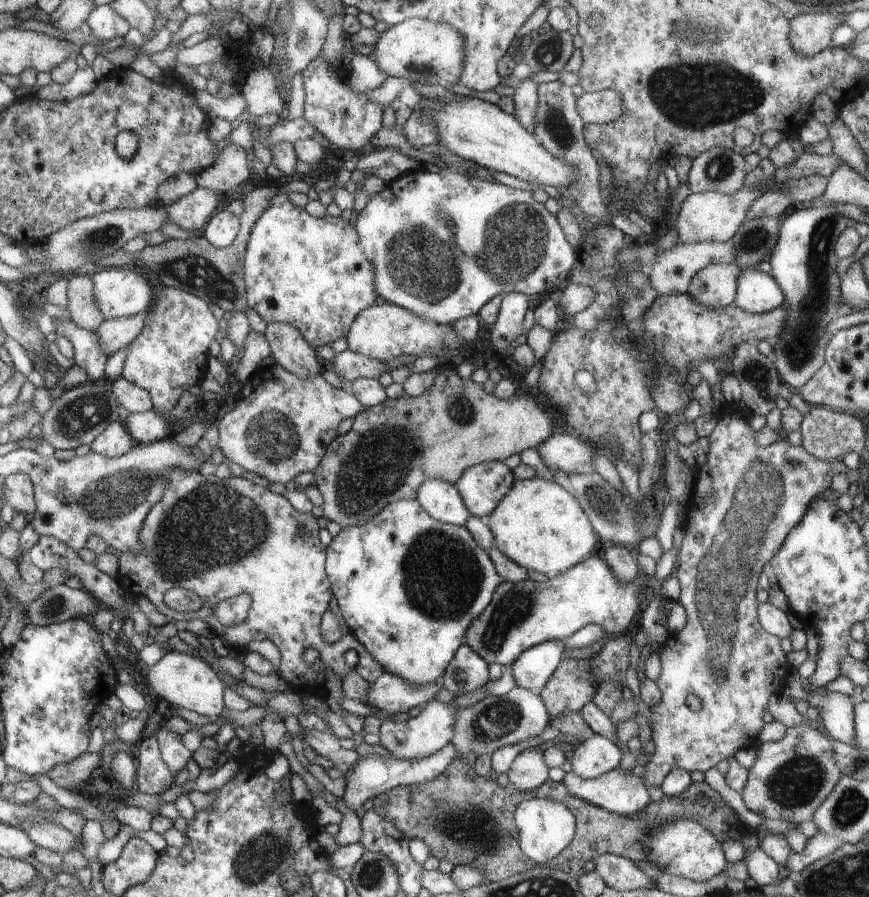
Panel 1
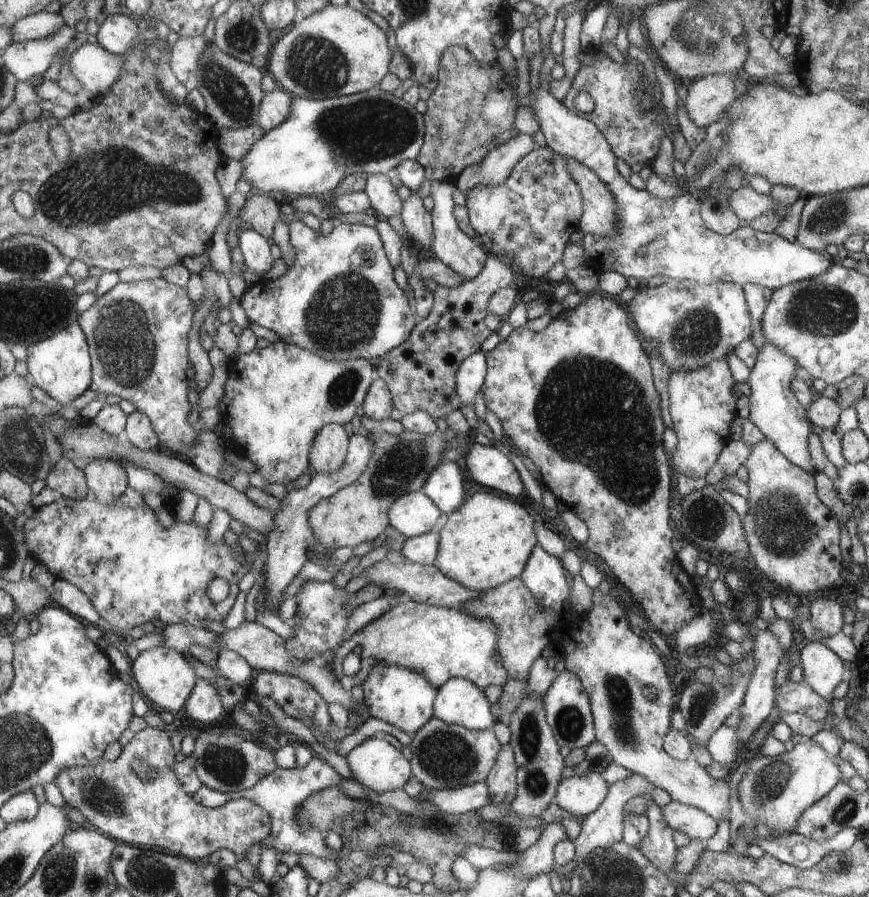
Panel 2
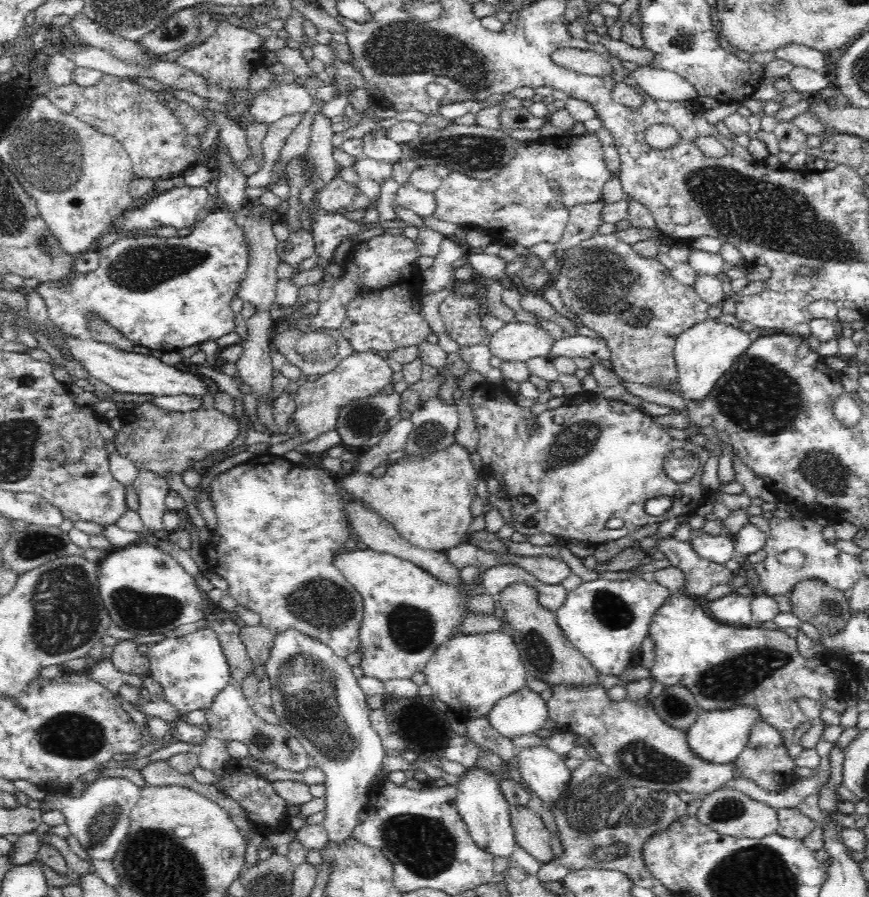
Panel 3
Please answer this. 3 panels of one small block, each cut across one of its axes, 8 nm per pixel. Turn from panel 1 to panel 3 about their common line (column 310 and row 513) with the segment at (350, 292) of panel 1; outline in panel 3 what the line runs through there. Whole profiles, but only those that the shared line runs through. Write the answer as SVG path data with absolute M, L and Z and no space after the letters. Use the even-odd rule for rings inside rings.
M268 452L265 455L231 466L230 469L218 474L217 478L210 484L211 500L217 515L216 527L211 531L212 544L216 544L216 550L208 550L208 567L212 573L216 573L226 579L230 594L246 608L250 608L259 614L260 624L268 628L272 633L285 632L287 629L305 633L310 637L317 638L322 644L330 646L338 656L345 657L354 654L360 648L359 629L364 616L362 595L358 594L354 586L334 567L334 556L344 548L344 544L351 537L347 516L344 516L344 505L340 497L336 497L336 481L332 474L322 466L305 468L296 464L294 456L280 457Z

